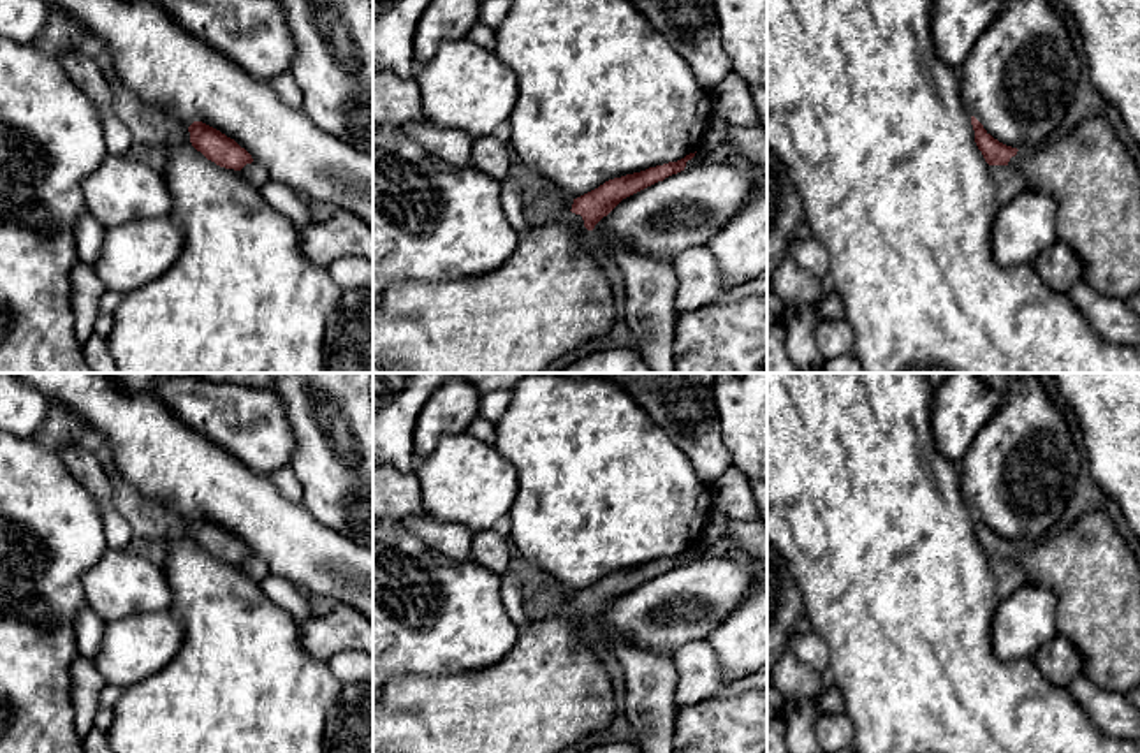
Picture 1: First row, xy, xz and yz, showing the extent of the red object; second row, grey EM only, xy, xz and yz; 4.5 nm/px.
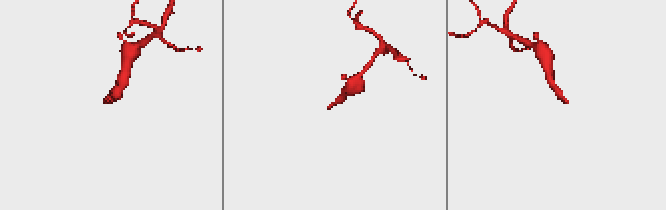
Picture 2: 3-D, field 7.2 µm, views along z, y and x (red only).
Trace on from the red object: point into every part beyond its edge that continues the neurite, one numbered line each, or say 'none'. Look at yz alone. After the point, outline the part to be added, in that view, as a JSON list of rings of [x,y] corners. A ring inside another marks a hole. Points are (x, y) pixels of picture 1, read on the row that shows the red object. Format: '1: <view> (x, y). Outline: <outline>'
1: yz (1089, 173). Outline: [[[1105,116],[1080,121],[1052,144],[1019,150],[1010,158],[1026,186],[1057,202],[1056,230],[1085,266],[1085,283],[1101,296],[1128,301],[1140,290],[1140,171]]]

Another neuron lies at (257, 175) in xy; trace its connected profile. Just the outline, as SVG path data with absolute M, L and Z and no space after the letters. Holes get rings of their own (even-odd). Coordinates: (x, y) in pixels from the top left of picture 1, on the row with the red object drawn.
M252 162L246 164L241 169L241 174L246 181L250 181L255 186L264 186L266 183L269 183L269 172L262 164Z

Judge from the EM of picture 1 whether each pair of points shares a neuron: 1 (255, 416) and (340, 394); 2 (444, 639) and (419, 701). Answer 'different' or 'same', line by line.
1: different
2: different

